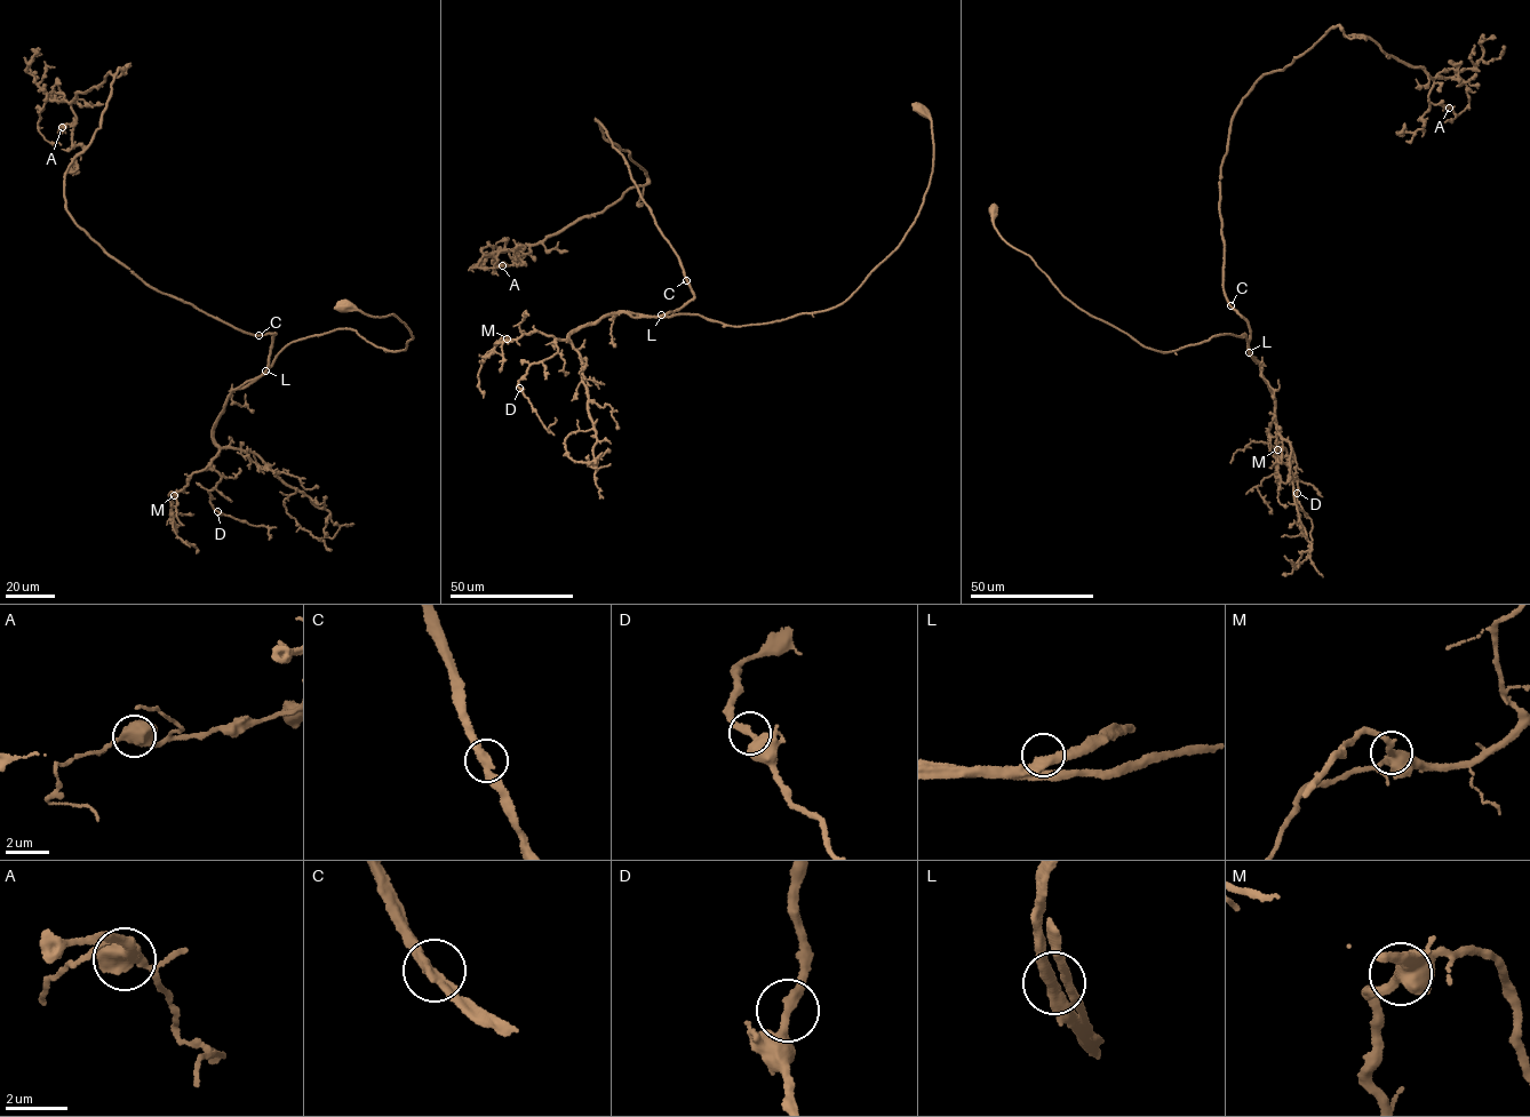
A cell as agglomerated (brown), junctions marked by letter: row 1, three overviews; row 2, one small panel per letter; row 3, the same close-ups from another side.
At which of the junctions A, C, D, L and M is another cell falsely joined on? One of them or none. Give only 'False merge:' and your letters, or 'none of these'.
False merge: none of these

